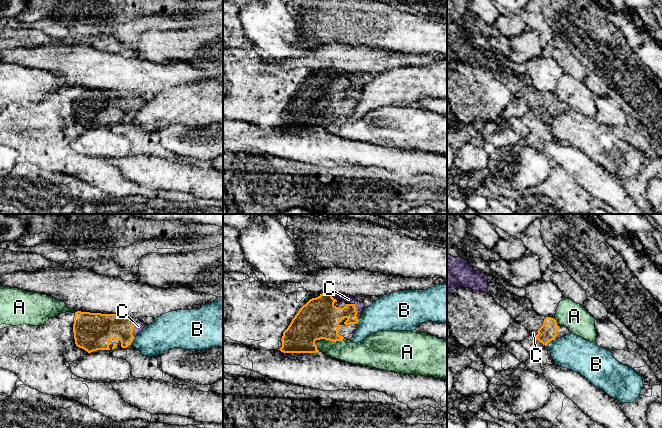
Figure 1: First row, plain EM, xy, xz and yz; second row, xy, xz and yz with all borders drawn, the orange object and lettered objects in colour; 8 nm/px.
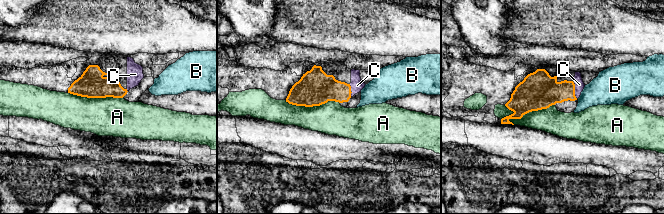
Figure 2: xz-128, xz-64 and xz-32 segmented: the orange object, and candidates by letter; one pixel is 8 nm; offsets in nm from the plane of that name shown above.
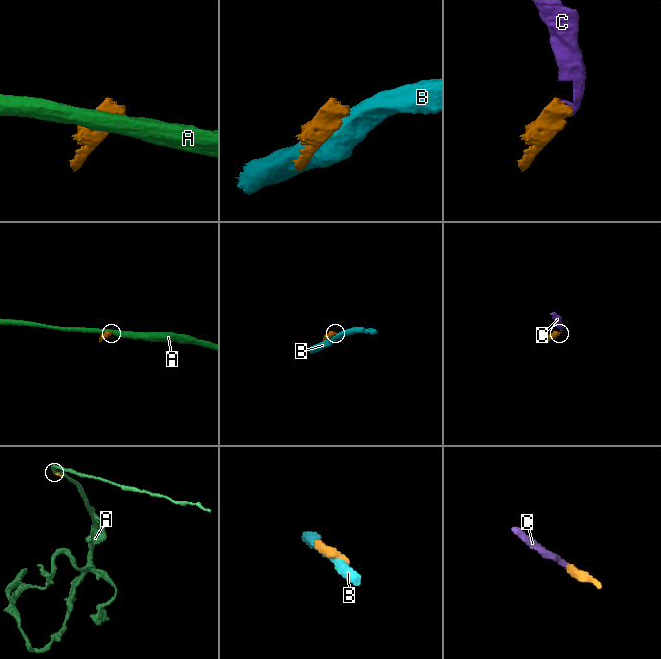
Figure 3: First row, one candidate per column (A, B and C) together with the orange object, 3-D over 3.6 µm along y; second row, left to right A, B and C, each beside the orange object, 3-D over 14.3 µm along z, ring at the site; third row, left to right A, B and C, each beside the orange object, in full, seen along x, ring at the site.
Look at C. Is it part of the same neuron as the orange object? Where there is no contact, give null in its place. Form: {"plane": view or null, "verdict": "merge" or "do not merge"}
{"plane": "xz", "verdict": "merge"}

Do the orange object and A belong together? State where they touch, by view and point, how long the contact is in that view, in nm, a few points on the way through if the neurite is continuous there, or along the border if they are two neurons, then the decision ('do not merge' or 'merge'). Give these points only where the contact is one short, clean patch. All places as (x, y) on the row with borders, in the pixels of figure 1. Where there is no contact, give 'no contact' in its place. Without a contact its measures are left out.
meets orange in xz at (328, 339); contact 260 nm long; do not merge

